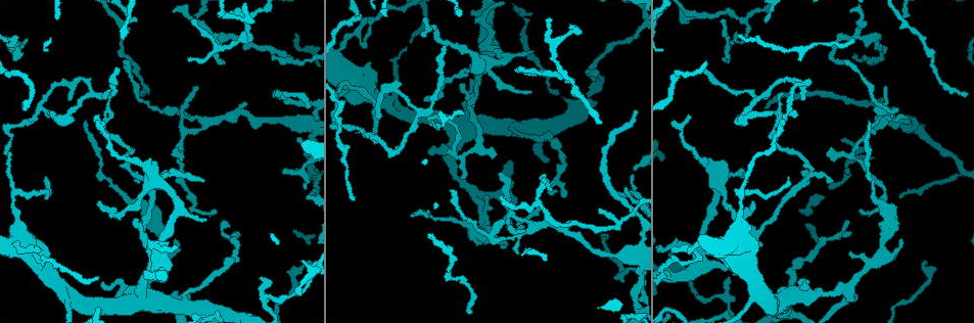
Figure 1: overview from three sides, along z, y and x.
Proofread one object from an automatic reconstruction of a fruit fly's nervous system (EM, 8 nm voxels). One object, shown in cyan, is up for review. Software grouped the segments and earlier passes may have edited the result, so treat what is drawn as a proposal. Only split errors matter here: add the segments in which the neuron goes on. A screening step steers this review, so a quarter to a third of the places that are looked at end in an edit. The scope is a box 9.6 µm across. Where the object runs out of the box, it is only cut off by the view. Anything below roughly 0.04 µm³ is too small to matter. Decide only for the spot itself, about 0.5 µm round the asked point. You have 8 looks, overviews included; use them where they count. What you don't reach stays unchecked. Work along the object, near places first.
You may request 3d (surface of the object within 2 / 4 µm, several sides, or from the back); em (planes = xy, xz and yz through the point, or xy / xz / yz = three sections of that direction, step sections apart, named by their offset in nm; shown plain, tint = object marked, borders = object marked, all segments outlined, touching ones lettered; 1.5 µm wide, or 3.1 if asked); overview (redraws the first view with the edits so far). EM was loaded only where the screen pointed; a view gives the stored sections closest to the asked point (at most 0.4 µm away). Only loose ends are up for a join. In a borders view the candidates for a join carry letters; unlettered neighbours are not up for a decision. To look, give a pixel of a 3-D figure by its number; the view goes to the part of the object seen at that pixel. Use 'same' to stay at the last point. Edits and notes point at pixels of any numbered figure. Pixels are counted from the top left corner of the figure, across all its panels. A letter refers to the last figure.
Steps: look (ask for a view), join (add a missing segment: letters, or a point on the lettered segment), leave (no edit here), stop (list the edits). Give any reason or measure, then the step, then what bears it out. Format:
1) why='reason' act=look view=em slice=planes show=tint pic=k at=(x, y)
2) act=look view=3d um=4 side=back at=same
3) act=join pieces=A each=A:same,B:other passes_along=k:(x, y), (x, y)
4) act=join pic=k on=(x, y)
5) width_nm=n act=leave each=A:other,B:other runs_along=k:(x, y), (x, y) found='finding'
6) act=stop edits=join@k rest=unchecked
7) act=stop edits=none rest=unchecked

why='branch stops here' act=look view=em slice=planes show=tint pic=1 at=(850, 251)

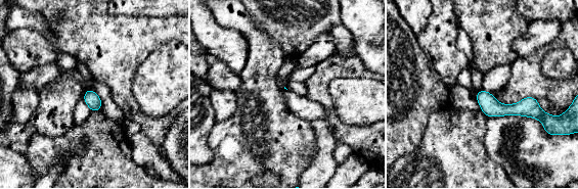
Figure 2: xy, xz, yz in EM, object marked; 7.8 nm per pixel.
act=look view=em slice=planes show=borders at=same

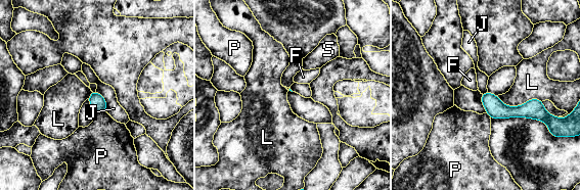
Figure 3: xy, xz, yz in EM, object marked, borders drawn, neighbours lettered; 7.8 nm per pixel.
act=leave each=F:other,J:other,L:other,P:other,S:other border=3:(95, 91), (105, 101), (106, 111) found='no lettered segment goes on from it'

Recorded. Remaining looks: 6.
why='branch stops here' act=look view=em slice=planes show=plain pic=1 at=(727, 277)

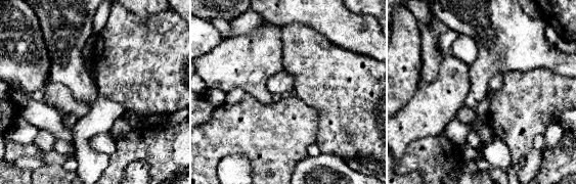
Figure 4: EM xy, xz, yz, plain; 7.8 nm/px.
why='with the object marked' act=look view=em slice=planes show=tint at=same

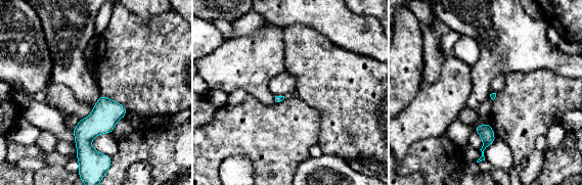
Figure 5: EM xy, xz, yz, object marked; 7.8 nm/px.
why='what lies round it' act=look view=em slice=planes show=borders at=same

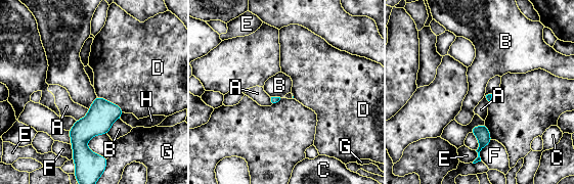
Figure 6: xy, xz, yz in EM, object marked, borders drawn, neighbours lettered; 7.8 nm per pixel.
act=leave each=A:other,B:other,C:other,D:other,E:other,F:other,G:other,H:other found='no lettered segment goes on from it'

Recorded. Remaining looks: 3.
why='free end' act=look view=em slice=planes show=borders pic=1 at=(424, 33)

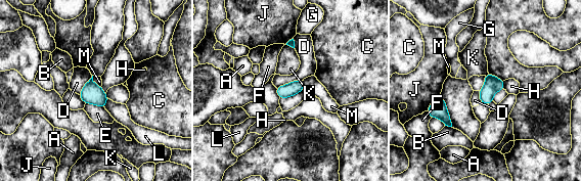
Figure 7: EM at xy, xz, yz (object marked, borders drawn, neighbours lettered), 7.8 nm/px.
act=leave each=A:other,B:other,C:other,D:other,E:other,F:other,G:other,H:other,J:other,K:other,L:other,M:other border=7:(485, 76), (485, 82), (479, 91) found='no lettered segment goes on from it'

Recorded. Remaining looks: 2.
act=stop edits=none rest=unchecked

